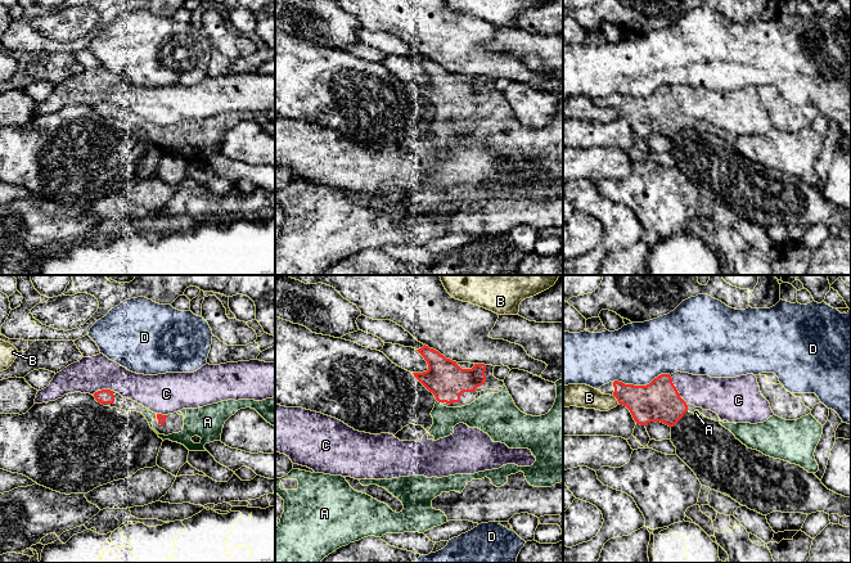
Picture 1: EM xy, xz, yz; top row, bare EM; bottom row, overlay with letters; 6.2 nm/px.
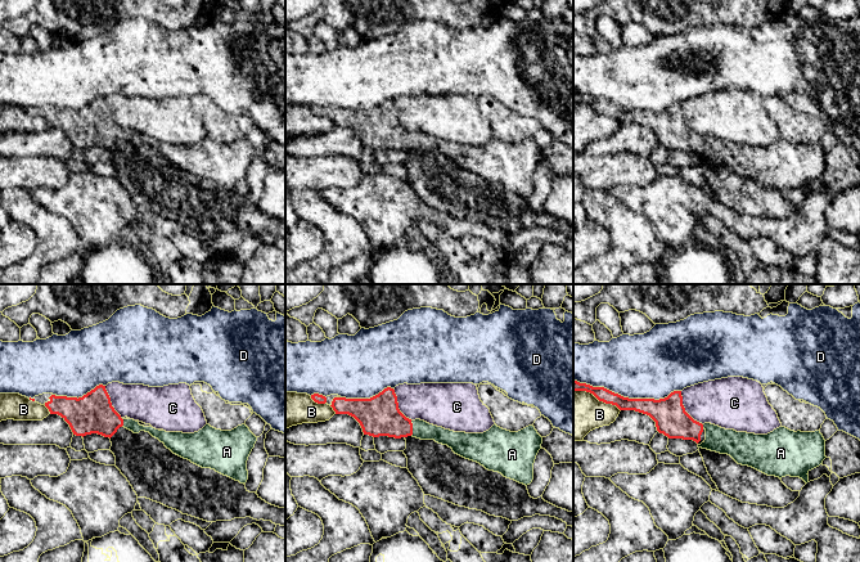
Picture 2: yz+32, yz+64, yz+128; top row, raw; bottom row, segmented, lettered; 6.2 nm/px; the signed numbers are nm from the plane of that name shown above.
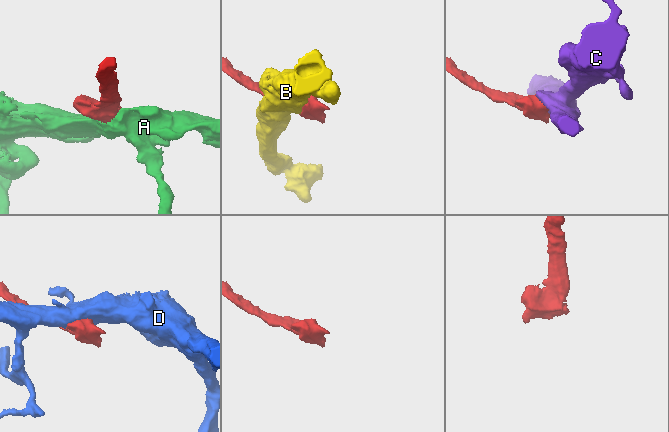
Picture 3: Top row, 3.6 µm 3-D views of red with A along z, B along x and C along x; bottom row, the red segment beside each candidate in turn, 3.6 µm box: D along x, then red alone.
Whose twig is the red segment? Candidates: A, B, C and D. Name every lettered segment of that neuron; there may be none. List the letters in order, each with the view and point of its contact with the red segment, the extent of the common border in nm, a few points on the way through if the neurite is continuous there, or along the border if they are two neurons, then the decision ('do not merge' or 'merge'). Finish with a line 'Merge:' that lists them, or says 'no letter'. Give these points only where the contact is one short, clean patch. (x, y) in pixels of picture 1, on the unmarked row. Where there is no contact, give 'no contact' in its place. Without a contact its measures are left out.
A: meets red in xz at (438, 113); contact 30 nm long; runs through xz (445, 90), (445, 103), (438, 113), (449, 127), (476, 127); merge
B: meets red in yz at (616, 109); contact 70 nm long; do not merge
C: meets red in yz at (676, 102); contact 200 nm long; do not merge
D: meets red in yz at (642, 98); contact 360 nm long; do not merge
Merge: A

